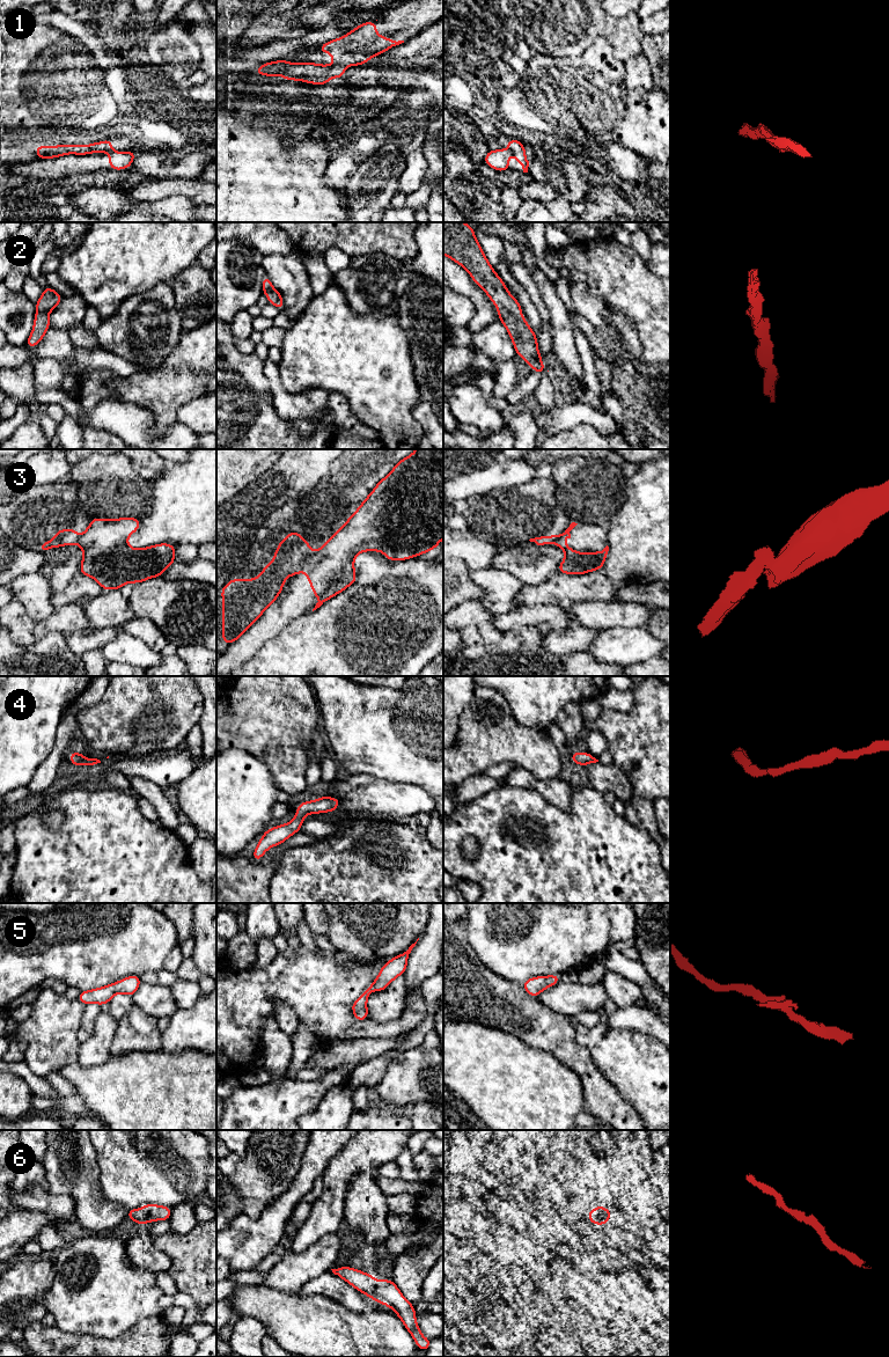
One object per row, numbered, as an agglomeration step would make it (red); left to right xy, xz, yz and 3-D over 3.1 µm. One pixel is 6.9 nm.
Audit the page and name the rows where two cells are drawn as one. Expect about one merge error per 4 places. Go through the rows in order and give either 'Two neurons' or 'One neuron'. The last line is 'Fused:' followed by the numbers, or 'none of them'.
1: One neuron
2: One neuron
3: Two neurons
4: One neuron
5: One neuron
6: One neuron
Fused: 3

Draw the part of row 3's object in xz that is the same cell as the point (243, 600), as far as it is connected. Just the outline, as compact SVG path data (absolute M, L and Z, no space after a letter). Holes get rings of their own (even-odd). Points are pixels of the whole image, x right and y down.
M289 531L278 543L271 564L255 579L230 579L221 588L222 641L233 644L277 600L285 580L296 575L311 551L302 534Z

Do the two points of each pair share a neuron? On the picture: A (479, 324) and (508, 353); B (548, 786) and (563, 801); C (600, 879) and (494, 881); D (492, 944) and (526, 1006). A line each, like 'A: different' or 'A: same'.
A: different
B: same
C: same
D: different

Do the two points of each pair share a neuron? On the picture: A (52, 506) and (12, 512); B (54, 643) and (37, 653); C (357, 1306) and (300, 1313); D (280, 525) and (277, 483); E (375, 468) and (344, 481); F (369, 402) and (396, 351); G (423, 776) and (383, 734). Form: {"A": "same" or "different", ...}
{"A": "same", "B": "same", "C": "different", "D": "different", "E": "same", "F": "same", "G": "same"}

